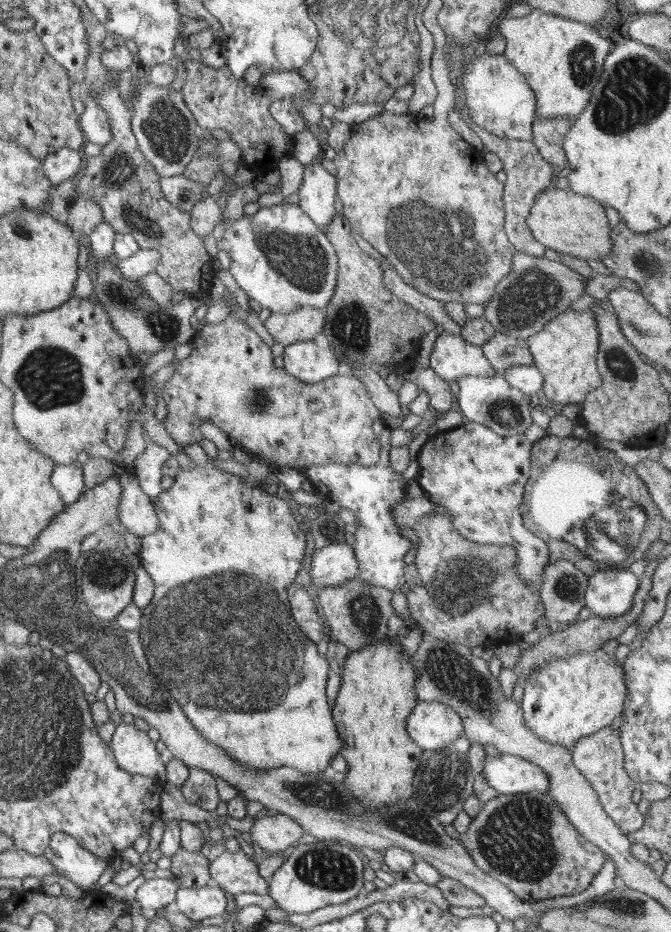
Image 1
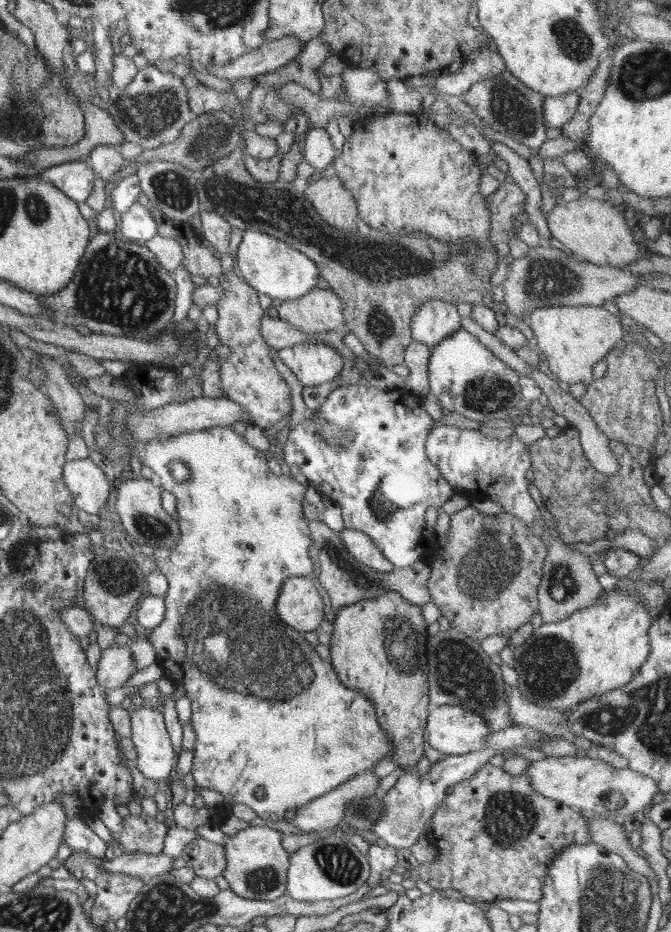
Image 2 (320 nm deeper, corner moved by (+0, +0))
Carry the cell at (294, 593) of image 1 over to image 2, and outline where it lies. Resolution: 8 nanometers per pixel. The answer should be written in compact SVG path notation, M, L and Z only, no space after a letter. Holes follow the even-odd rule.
M312 576L289 577L281 586L276 613L288 626L300 633L316 631L324 620L324 602Z

